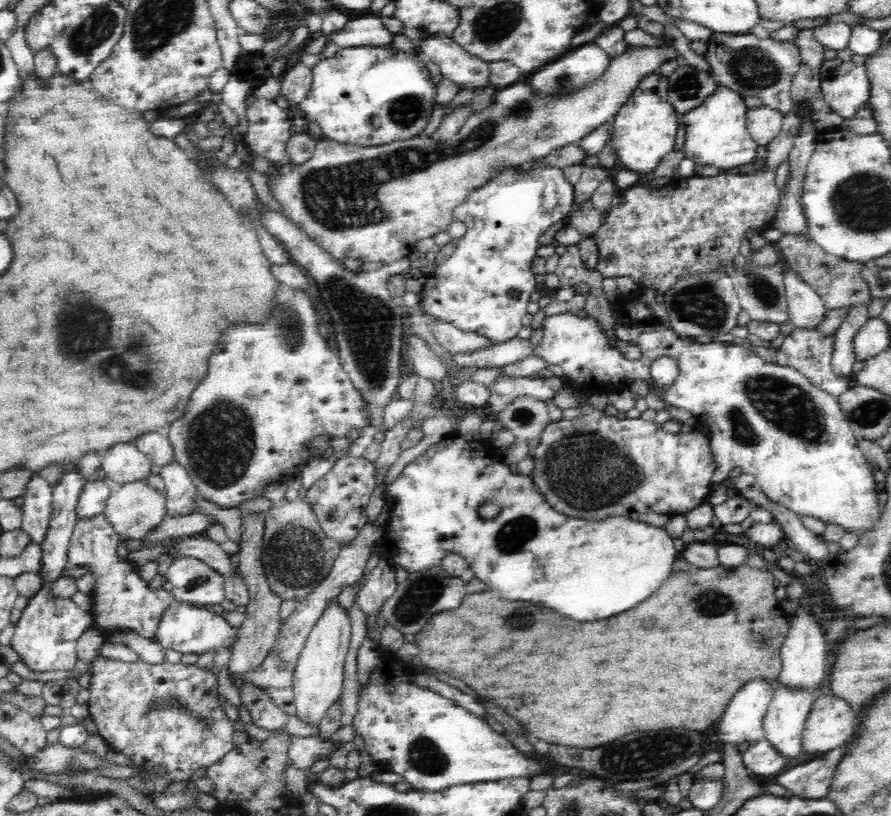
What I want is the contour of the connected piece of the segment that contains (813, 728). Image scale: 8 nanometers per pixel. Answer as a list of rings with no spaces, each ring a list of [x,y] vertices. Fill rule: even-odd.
[[[832,694],[818,696],[806,720],[802,750],[806,754],[826,754],[849,743],[857,722],[857,712],[847,701]]]

